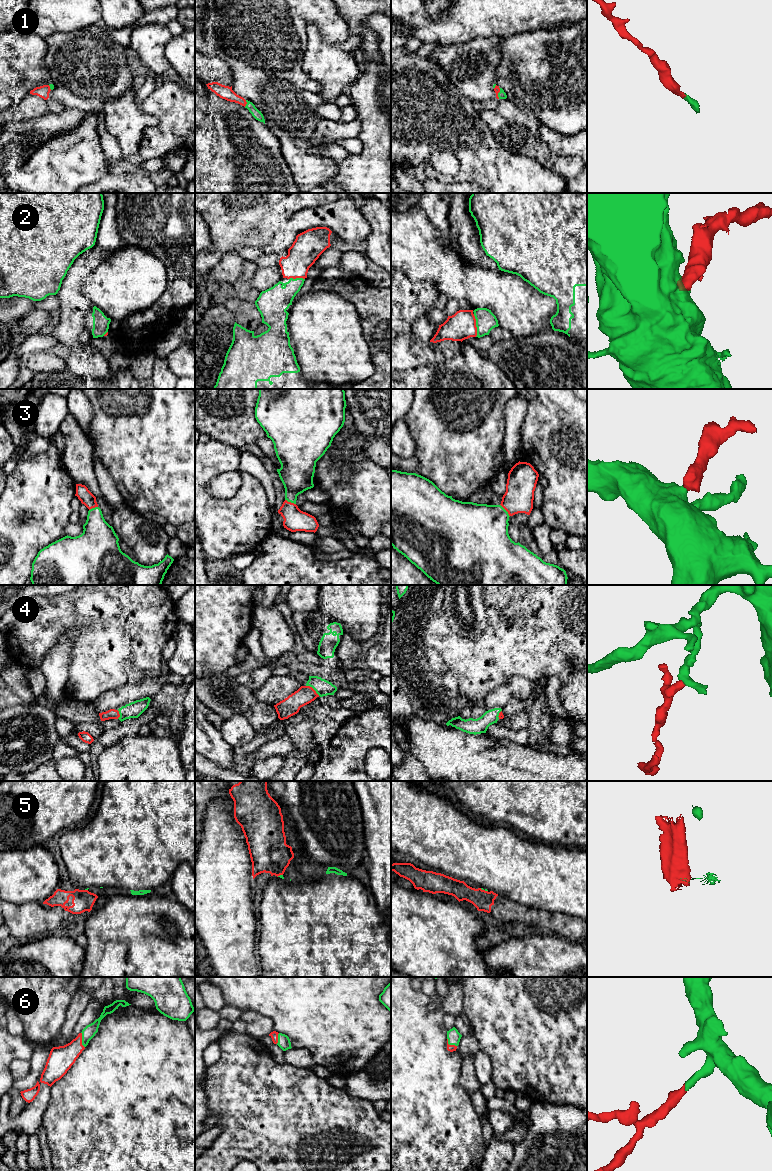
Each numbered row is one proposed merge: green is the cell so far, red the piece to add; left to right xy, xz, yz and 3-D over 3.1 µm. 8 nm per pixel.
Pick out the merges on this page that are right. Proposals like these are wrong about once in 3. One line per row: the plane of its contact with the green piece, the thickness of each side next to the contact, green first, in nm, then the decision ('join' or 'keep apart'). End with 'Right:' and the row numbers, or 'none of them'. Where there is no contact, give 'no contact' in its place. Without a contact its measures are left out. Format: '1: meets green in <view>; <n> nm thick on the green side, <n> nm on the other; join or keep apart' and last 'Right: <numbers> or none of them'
1: meets green in xz; 70 nm thick on the green side, 110 nm on the other; join
2: meets green in yz; 160 nm thick on the green side, 220 nm on the other; join
3: meets green in yz; 420 nm thick on the green side, 240 nm on the other; join
4: meets green in xz; 130 nm thick on the green side, 150 nm on the other; join
5: meets green in yz; 20 nm thick on the green side, 160 nm on the other; keep apart
6: meets green in xy; 100 nm thick on the green side, 200 nm on the other; join
Right: 1, 2, 3, 4, 6

